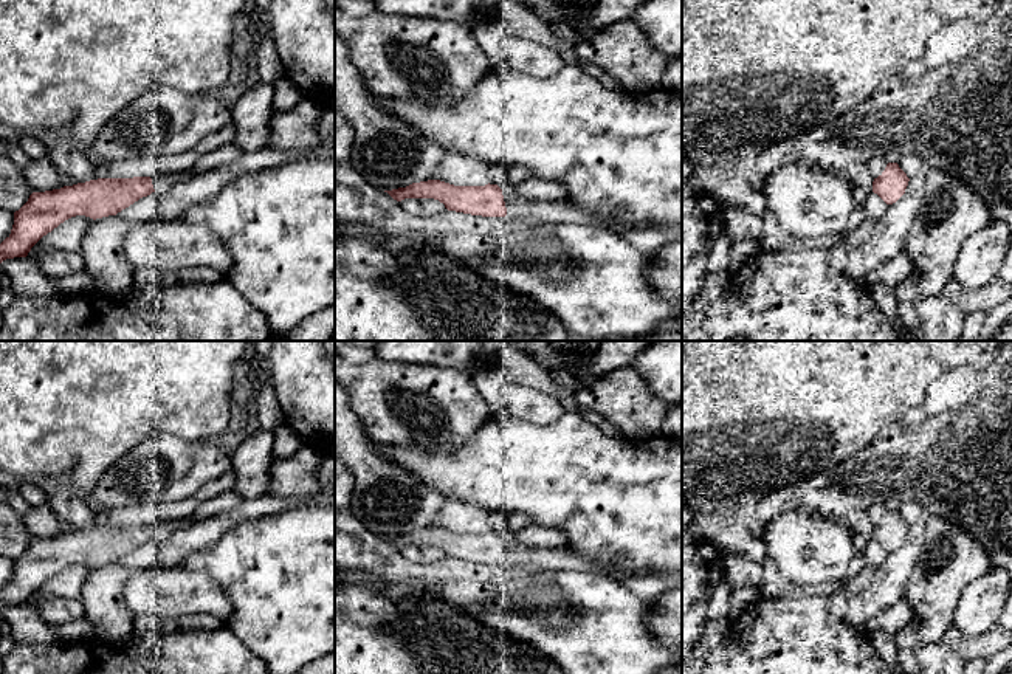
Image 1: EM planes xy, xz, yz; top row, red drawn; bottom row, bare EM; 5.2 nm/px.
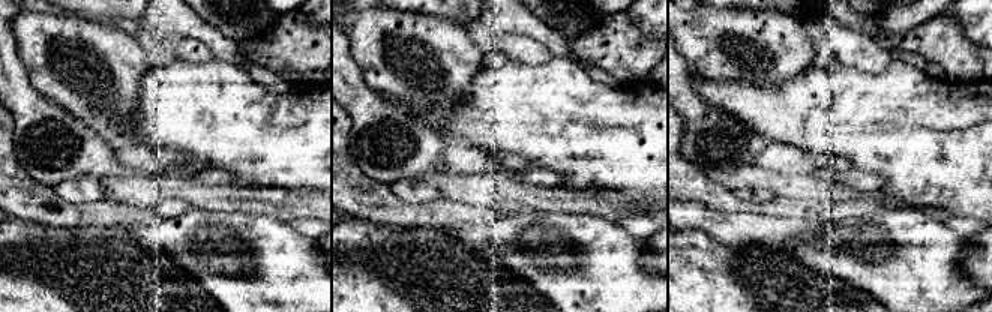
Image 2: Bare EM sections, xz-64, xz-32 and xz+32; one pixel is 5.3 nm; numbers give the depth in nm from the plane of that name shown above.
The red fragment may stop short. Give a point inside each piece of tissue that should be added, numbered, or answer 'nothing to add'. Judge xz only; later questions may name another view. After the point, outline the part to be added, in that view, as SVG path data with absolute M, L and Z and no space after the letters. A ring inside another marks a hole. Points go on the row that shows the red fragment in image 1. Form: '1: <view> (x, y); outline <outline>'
1: xz (558, 213); outline M513 184L502 186L502 195L510 217L533 217L542 223L553 225L597 225L617 229L620 232L635 229L617 215L589 212L573 206L566 200L544 201L524 197L515 191Z

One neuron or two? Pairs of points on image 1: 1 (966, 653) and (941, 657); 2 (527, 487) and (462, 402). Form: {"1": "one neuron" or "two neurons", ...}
{"1": "two neurons", "2": "two neurons"}

